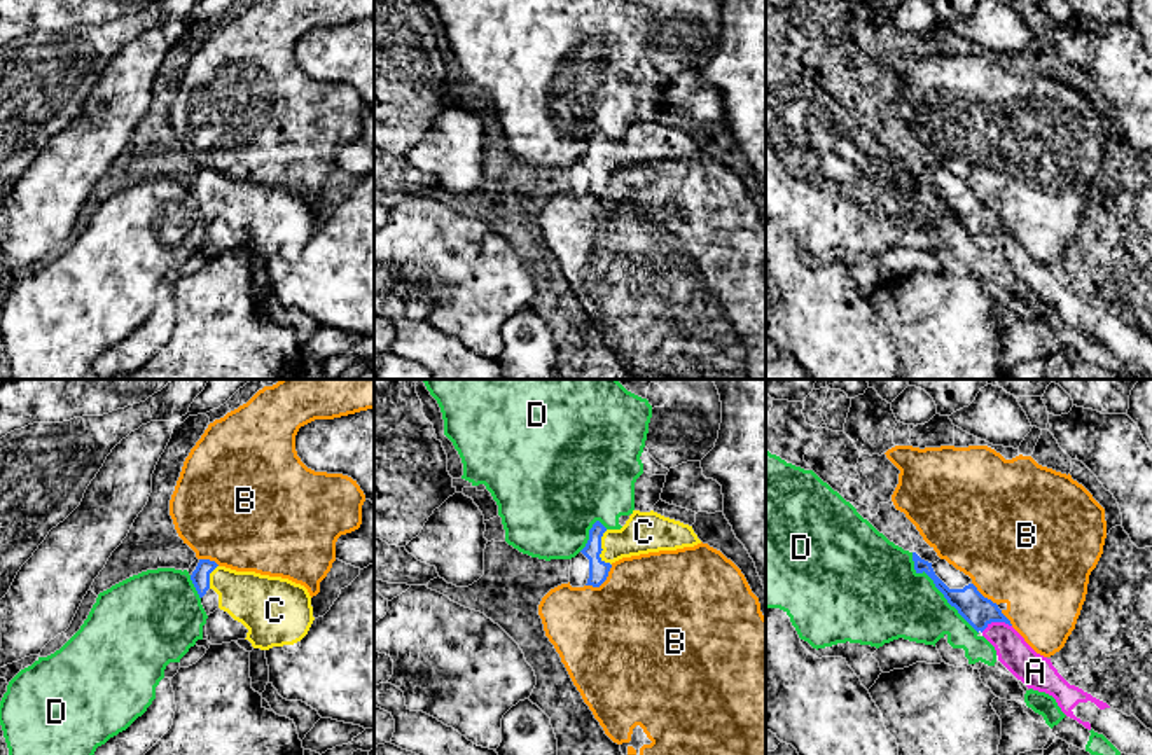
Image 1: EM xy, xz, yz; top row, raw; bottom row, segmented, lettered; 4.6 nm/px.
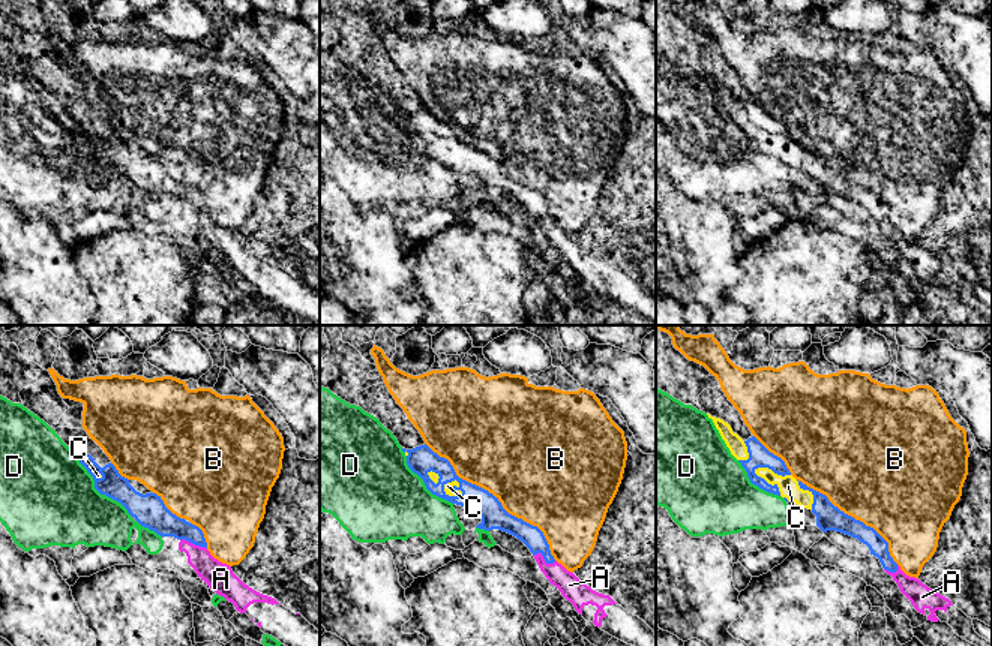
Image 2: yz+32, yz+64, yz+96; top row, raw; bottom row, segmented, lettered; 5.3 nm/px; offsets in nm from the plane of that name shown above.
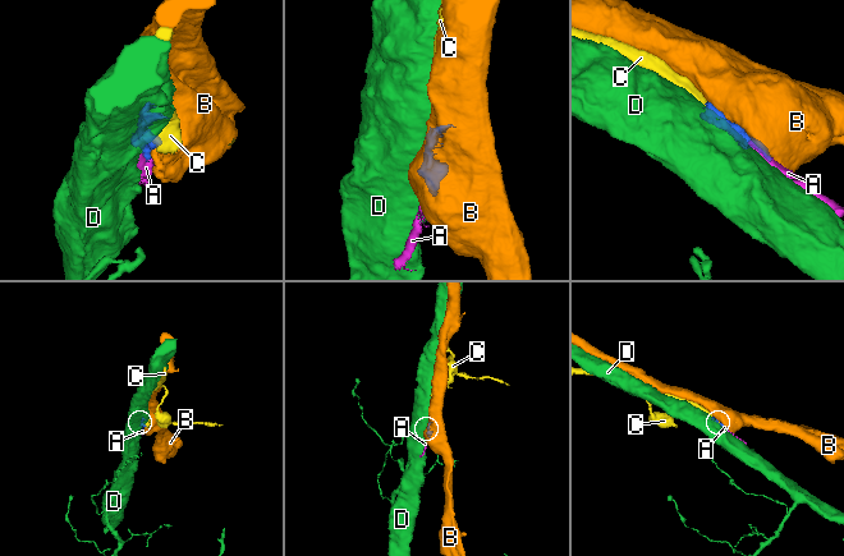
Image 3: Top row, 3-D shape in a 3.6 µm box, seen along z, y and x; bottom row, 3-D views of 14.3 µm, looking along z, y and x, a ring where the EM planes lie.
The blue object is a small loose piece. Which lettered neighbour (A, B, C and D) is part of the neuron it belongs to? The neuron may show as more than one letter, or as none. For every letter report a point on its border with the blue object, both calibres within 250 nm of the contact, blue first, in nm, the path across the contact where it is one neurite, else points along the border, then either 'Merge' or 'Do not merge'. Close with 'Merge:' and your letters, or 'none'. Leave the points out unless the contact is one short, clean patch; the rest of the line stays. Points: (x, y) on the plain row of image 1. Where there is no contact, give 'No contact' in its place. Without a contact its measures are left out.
A: Touches blue at yz (995, 229). Thickness 140 nm (blue) against 150 nm. Path across: yz (978, 219), (995, 229), (1013, 259). Merge
B: Touches blue at xz (602, 191). Thickness 100 nm (blue) against 500 nm. Do not merge
C: Touches blue at xz (602, 158). Thickness 100 nm (blue) against 190 nm. Merge
D: Touches blue at yz (939, 198). Thickness 140 nm (blue) against 360 nm. Do not merge
Merge: A, C

